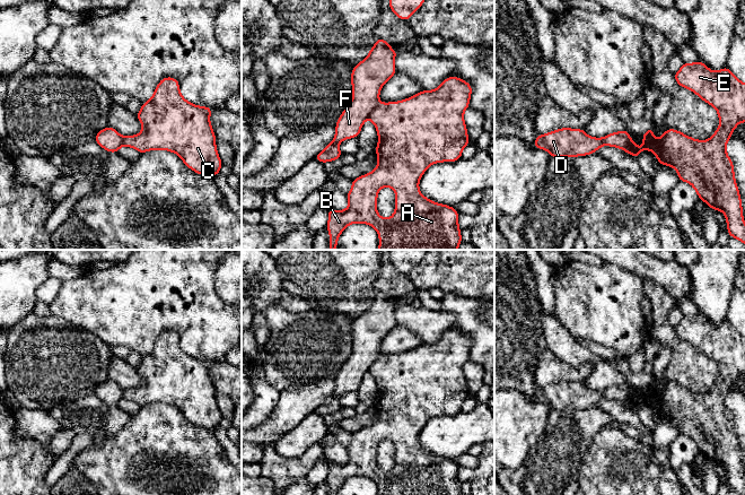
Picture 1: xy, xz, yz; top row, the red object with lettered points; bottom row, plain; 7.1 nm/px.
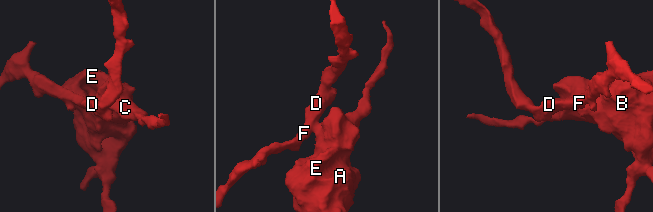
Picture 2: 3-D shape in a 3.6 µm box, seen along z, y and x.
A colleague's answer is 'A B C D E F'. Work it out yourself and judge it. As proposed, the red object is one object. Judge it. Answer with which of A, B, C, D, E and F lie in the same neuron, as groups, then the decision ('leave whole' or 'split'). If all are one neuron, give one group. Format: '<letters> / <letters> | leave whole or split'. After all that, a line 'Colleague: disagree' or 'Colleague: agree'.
A B C E / D F | split
Colleague: disagree

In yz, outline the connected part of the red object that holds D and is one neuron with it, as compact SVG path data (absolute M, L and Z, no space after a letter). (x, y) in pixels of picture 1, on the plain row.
M560 381L537 388L533 398L545 402L552 410L578 410L591 408L603 399L603 391L589 390L584 382Z

